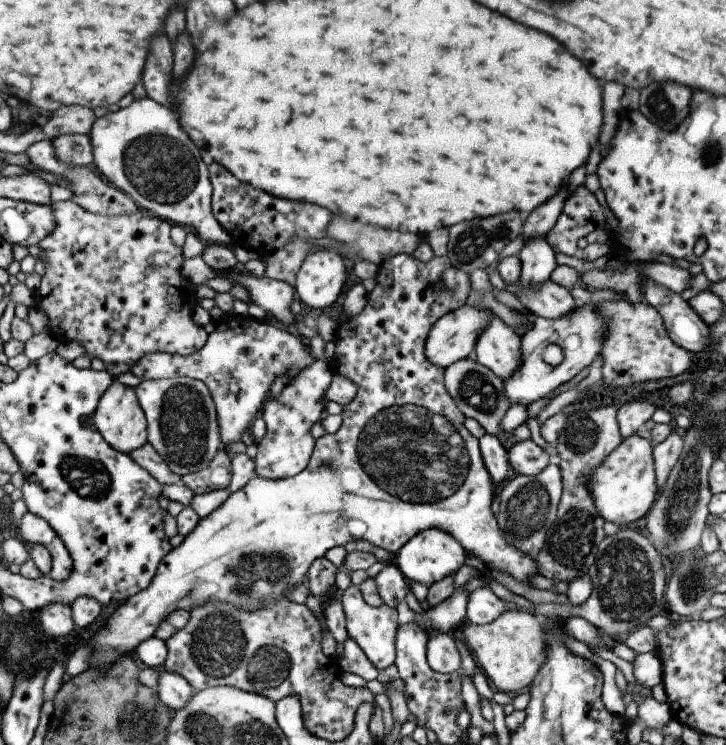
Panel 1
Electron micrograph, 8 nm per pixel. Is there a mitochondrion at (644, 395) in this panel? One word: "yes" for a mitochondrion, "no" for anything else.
no

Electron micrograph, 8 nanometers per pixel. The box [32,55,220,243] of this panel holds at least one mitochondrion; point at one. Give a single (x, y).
(162, 169)

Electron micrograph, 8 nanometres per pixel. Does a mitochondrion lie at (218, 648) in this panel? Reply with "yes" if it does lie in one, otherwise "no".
yes

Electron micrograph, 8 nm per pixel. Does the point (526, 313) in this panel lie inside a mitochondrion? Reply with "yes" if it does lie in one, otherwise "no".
no

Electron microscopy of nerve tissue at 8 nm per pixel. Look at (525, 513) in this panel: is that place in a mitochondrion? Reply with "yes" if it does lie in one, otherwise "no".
yes

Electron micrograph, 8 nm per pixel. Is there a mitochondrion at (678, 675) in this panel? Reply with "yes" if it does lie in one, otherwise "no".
no

